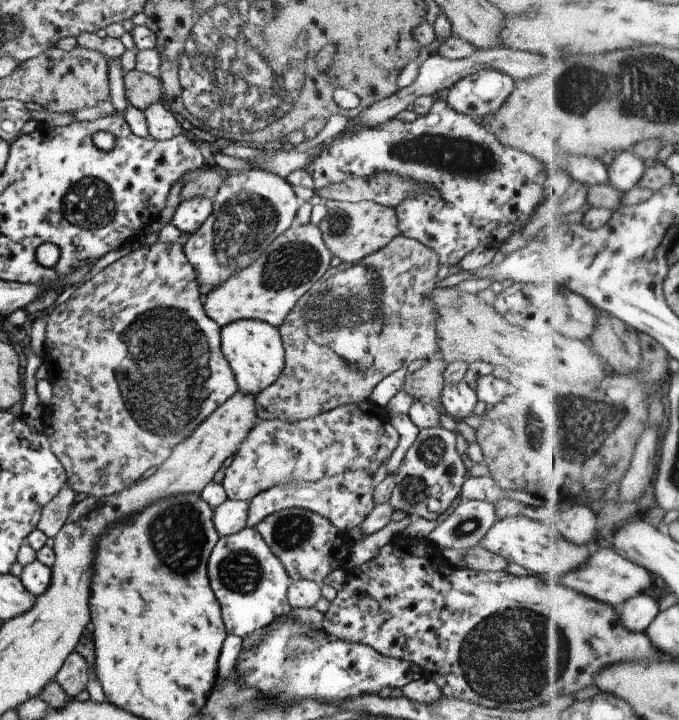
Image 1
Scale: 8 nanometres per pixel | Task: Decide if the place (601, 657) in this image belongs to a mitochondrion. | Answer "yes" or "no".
no

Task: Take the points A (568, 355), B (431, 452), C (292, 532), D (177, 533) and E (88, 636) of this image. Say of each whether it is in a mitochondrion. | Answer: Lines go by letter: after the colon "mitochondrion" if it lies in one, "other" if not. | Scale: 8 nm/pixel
A: other
B: mitochondrion
C: mitochondrion
D: mitochondrion
E: other

